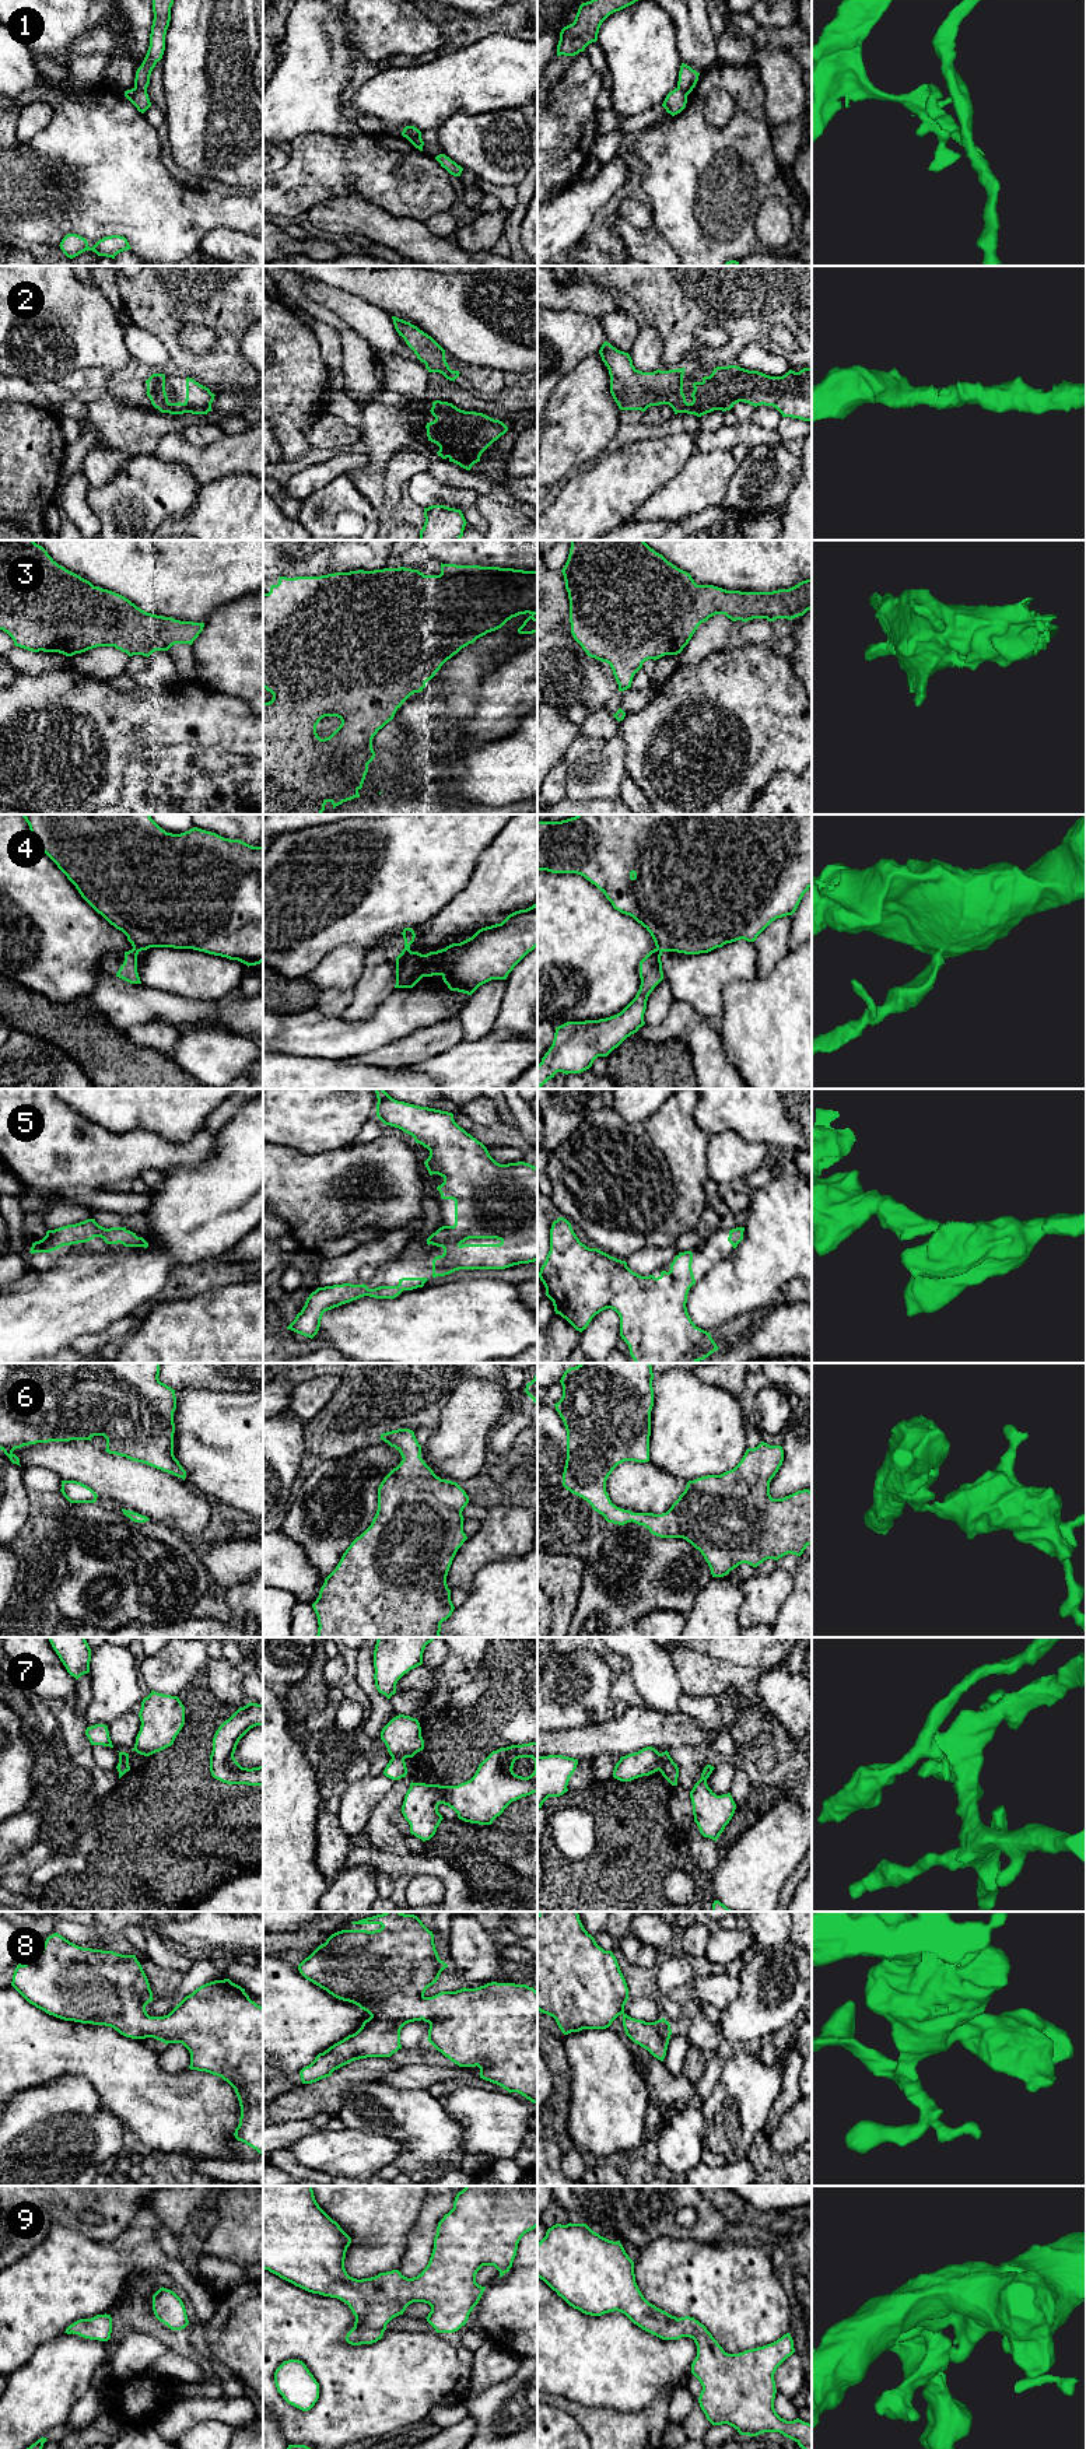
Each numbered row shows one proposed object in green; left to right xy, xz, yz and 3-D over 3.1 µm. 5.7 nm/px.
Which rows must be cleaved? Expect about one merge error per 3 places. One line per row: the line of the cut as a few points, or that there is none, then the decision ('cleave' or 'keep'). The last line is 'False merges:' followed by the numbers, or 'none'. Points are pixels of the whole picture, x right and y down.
1: cut xy (135, 86), (146, 90); cleave
2: cut none; keep
3: cut none; keep
4: cut xy (133, 948), (139, 950); cleave
5: cut none; keep
6: cut none; keep
7: cut yz (661, 1754), (658, 1769); cleave
8: cut none; keep
9: cut none; keep
False merges: 1, 4, 7

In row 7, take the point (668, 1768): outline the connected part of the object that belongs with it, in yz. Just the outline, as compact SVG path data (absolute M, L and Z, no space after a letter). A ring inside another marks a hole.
M668 1751L659 1755L659 1772L672 1786L677 1786L679 1767Z

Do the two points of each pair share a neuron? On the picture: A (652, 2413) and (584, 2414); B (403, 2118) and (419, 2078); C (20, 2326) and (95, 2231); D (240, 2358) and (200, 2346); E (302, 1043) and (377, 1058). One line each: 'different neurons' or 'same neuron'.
A: same neuron
B: different neurons
C: different neurons
D: different neurons
E: different neurons

